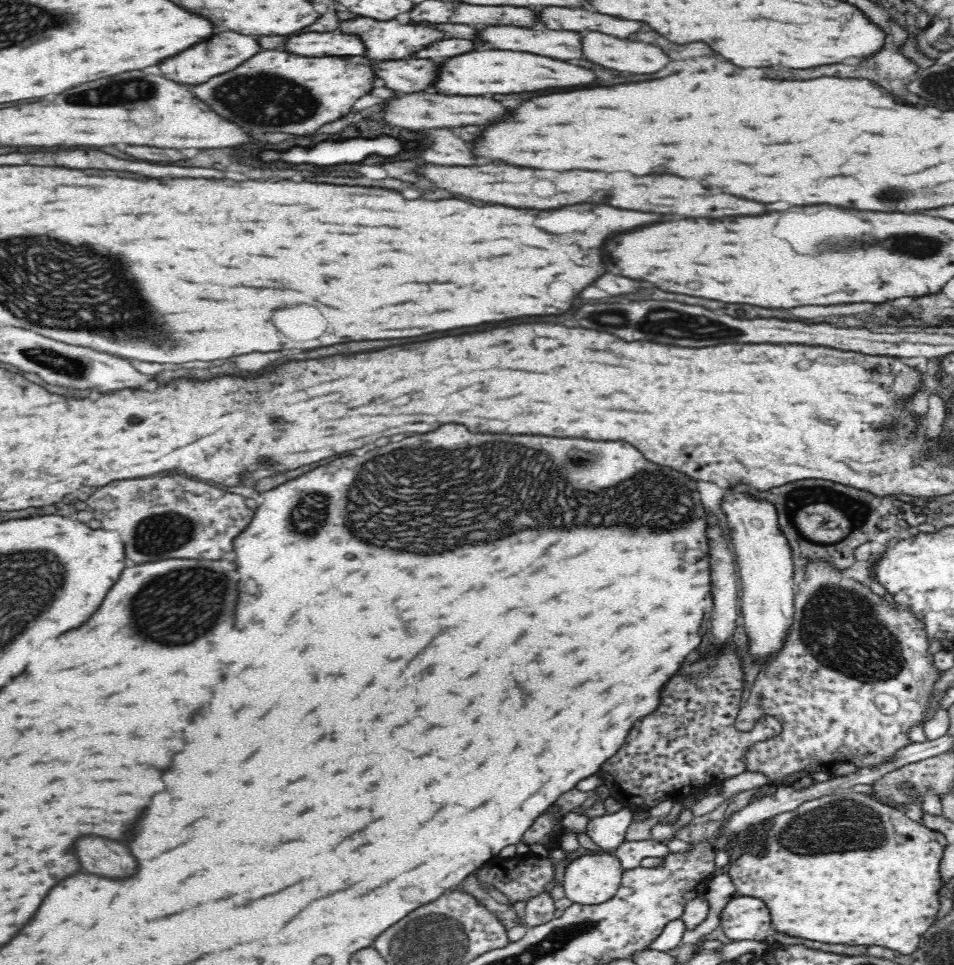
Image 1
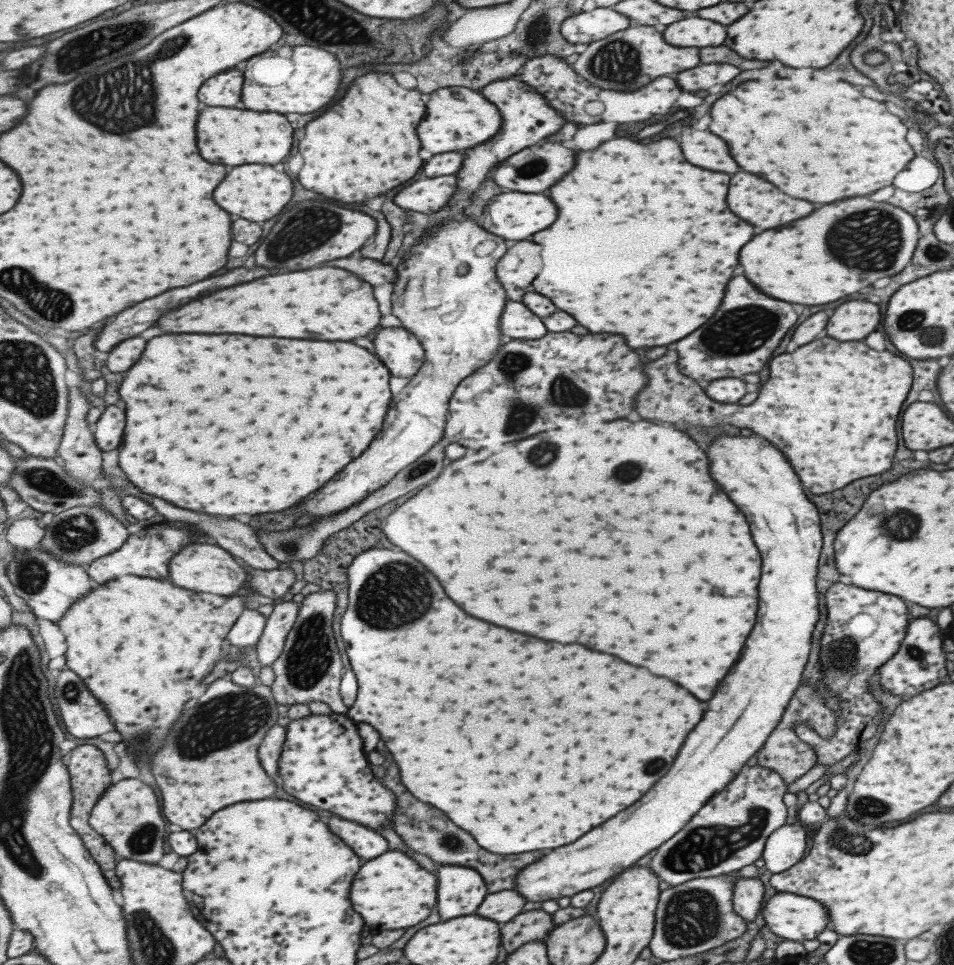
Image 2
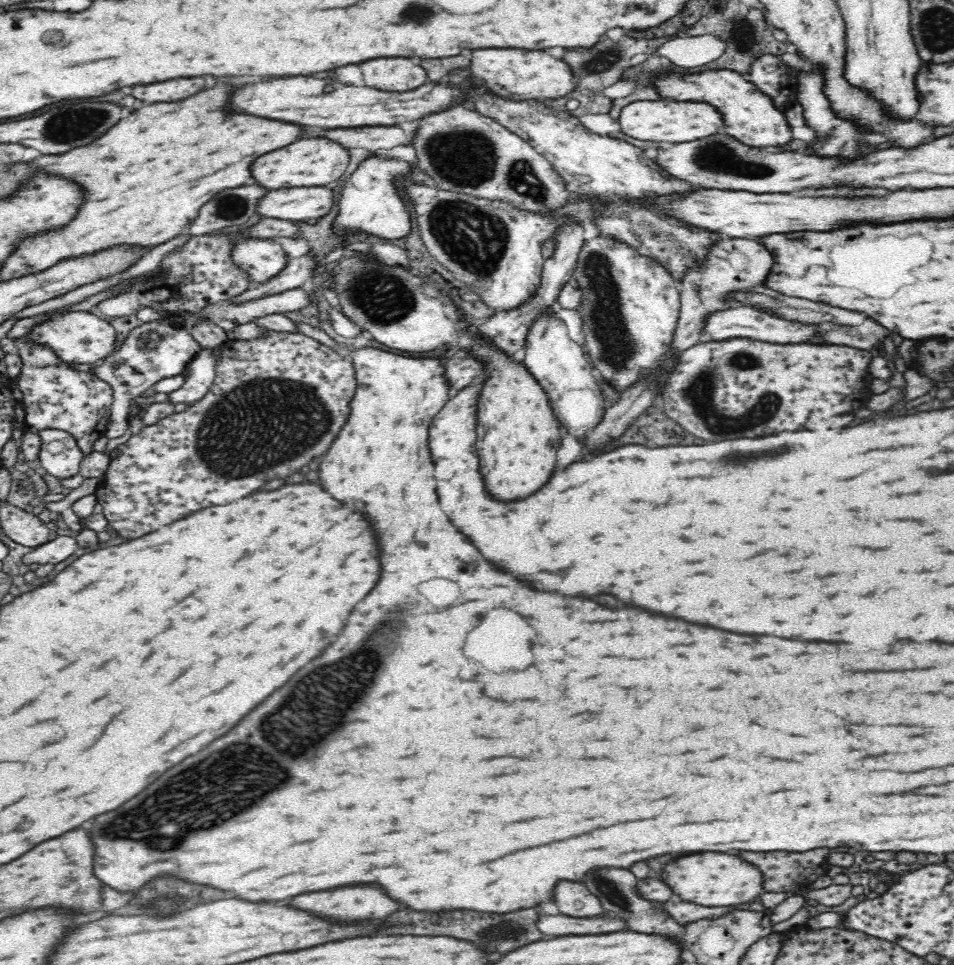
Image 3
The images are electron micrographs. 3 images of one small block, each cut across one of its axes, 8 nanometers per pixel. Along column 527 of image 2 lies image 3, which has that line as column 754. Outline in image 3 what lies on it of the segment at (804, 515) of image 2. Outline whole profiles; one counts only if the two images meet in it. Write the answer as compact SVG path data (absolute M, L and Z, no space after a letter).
M720 852L692 854L668 862L668 866L664 866L664 872L660 872L660 878L684 902L694 902L700 906L734 906L752 902L762 894L762 874L758 874L754 866L740 860L738 856L728 856Z

